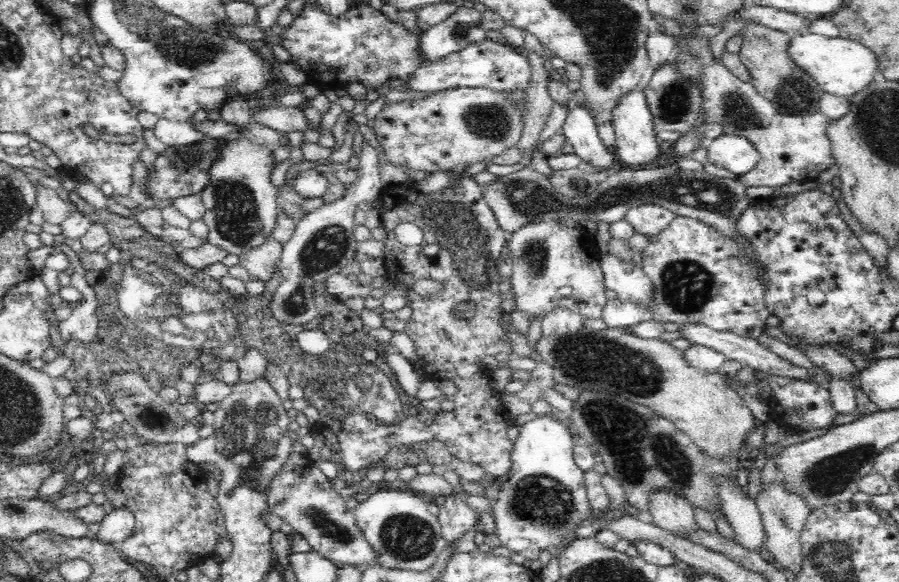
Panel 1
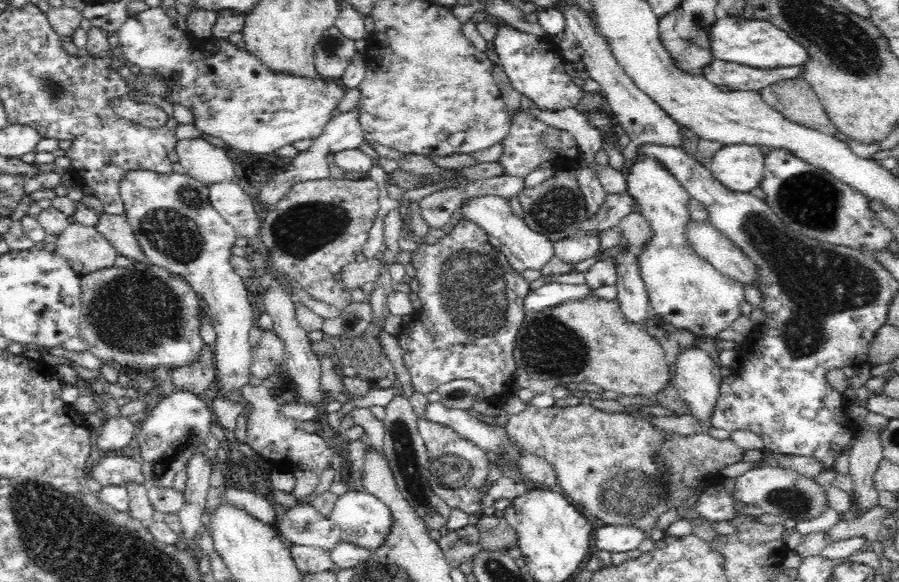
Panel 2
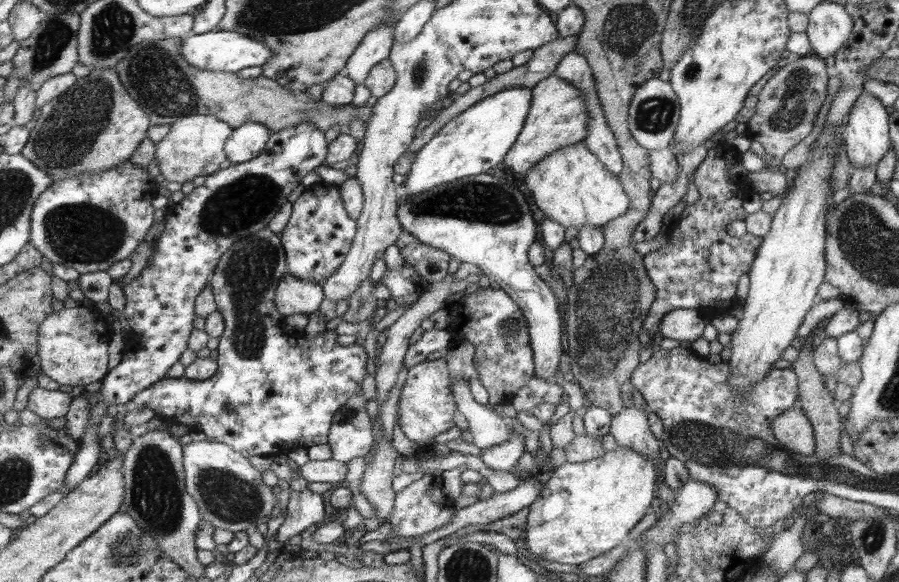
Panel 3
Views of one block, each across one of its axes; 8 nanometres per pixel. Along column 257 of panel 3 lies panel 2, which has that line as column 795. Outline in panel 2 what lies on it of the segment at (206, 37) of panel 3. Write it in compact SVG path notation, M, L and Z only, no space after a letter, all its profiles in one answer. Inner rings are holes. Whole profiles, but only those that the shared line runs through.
M720 14L714 22L710 32L712 55L715 59L725 62L758 67L761 69L775 69L776 67L802 67L808 62L806 47L792 39L791 35L771 22L764 20L737 19L730 15Z

